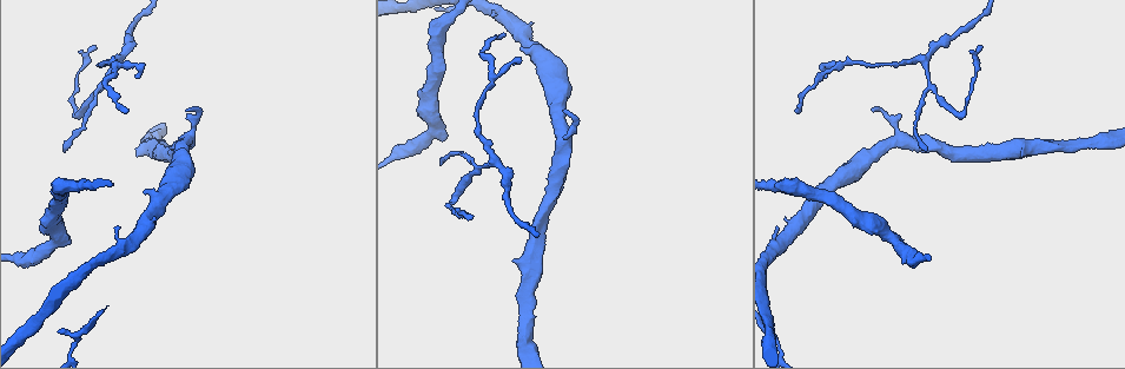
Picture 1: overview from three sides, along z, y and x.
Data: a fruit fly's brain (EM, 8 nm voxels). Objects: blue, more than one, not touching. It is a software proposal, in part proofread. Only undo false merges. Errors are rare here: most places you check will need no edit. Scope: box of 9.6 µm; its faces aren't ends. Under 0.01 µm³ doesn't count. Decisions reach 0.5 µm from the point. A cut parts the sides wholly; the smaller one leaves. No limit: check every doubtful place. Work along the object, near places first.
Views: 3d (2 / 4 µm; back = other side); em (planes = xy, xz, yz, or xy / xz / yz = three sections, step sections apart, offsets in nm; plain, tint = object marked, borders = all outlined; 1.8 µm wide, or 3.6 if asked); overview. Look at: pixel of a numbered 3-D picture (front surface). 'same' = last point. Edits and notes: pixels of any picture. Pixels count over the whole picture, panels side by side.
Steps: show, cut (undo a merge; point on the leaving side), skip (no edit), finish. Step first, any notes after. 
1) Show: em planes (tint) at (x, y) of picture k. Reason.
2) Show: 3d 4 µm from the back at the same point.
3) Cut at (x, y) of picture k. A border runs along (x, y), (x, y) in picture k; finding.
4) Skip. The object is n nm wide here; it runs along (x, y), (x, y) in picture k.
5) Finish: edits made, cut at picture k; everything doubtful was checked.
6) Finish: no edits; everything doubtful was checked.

Show: 3d 2 µm from the back at (115, 62) of picture 1. A fork.

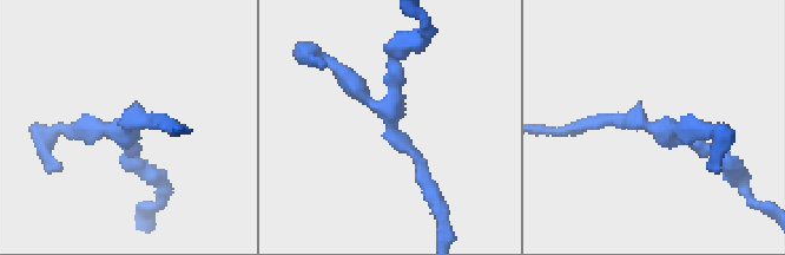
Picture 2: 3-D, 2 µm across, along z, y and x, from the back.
Show: em planes (plain) at (126, 125) of picture 2. Need the tissue.

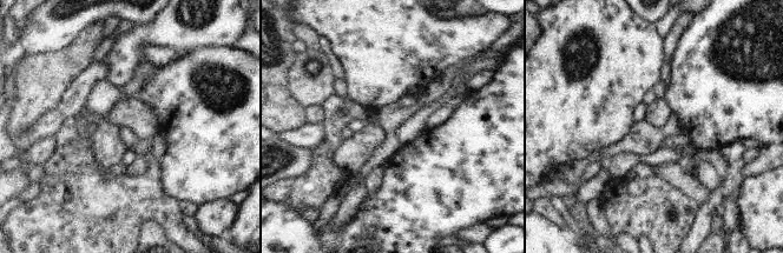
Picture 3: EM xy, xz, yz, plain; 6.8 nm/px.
Show: em planes (tint) at the same point. With the object marked.

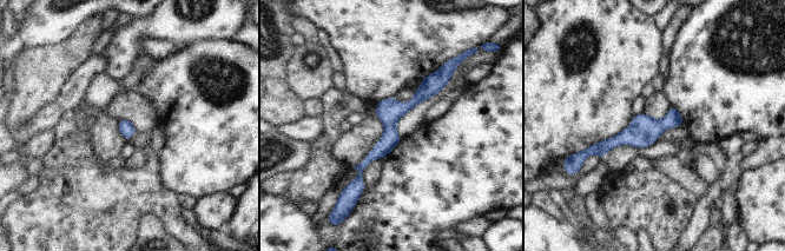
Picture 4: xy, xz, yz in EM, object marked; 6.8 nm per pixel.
Skip. The object is 100 nm wide here; one cell here.

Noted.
Show: em xz step 16 (tint) at (926, 58) of picture 1. A narrow waist.

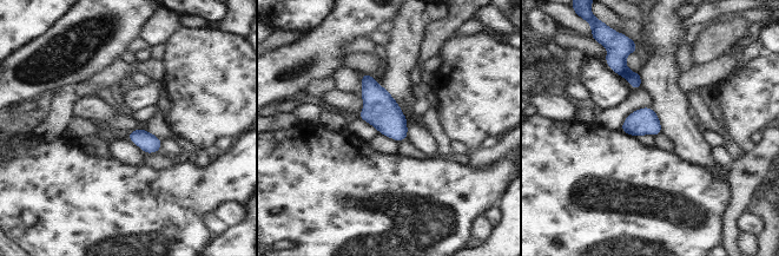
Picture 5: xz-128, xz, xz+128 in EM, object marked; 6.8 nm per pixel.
Skip. The object is 70 nm wide here; one cell here.

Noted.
Show: 3d 2 µm at (930, 87) of picture 1.

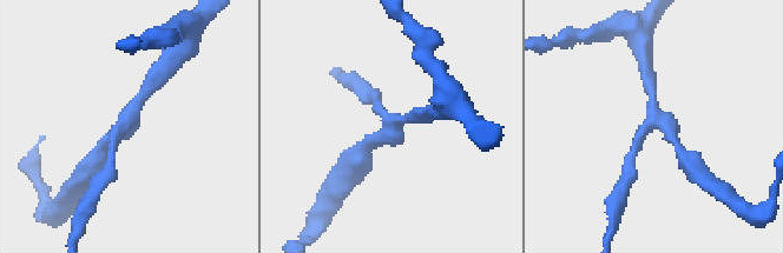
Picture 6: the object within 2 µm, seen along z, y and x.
Show: em planes (plain) at (401, 122) of picture 6. 3 arms meet here.

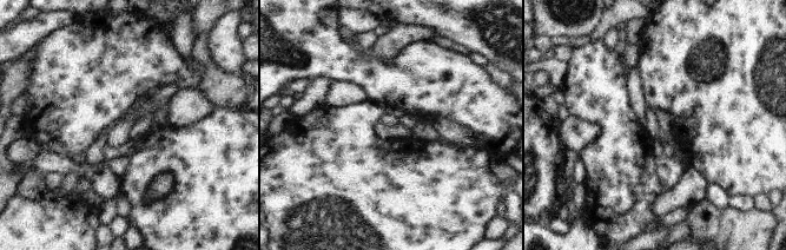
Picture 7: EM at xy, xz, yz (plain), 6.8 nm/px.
Show: em planes (tint) at the same point. With the object marked.

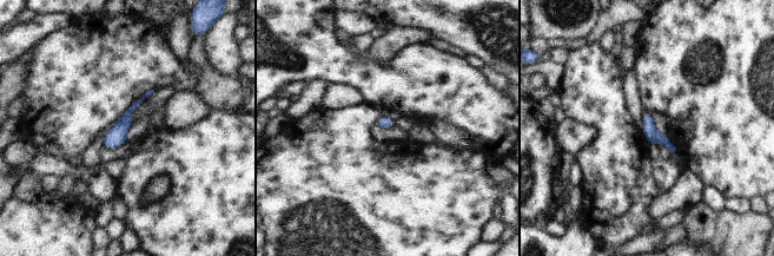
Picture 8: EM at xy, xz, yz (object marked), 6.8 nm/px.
Skip. One cell here.

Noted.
Show: em planes (tint) at (76, 111) of picture 1. Sharp bend.

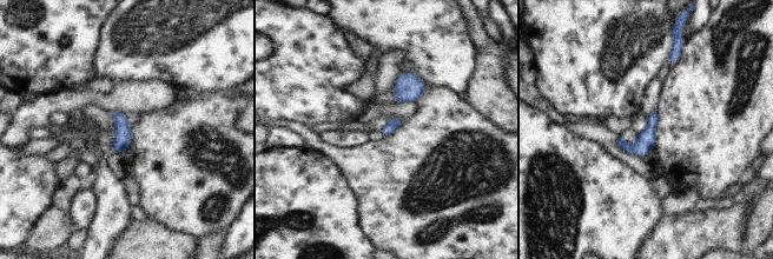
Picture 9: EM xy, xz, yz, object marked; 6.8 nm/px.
Skip. All the same cell.

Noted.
Finish: no edits; everything doubtful was checked.

